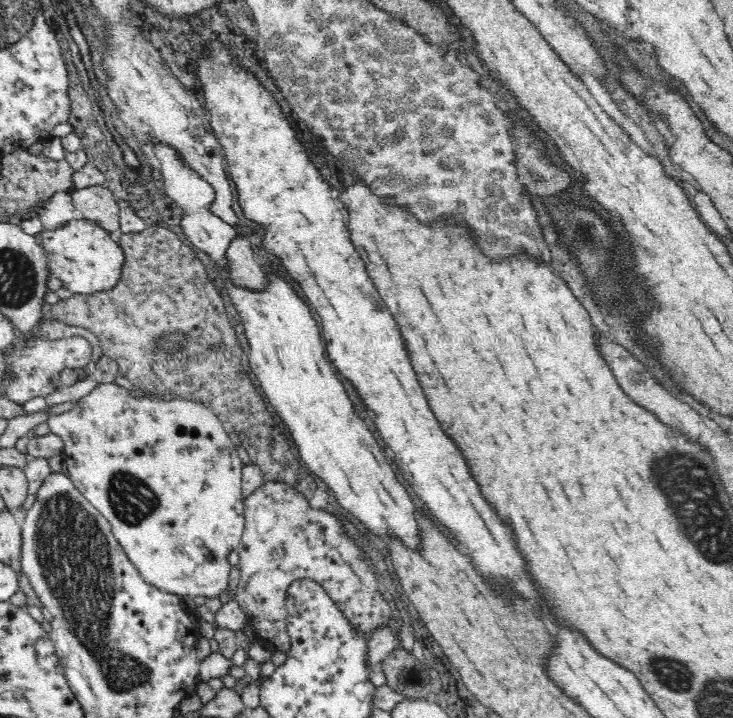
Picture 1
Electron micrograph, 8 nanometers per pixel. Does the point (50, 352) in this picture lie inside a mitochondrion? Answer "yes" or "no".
no

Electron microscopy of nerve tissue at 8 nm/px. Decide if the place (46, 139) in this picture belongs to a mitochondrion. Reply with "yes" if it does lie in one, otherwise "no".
no

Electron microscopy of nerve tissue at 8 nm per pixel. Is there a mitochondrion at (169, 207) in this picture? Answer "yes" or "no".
no

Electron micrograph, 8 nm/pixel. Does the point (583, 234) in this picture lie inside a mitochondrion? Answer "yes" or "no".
yes

